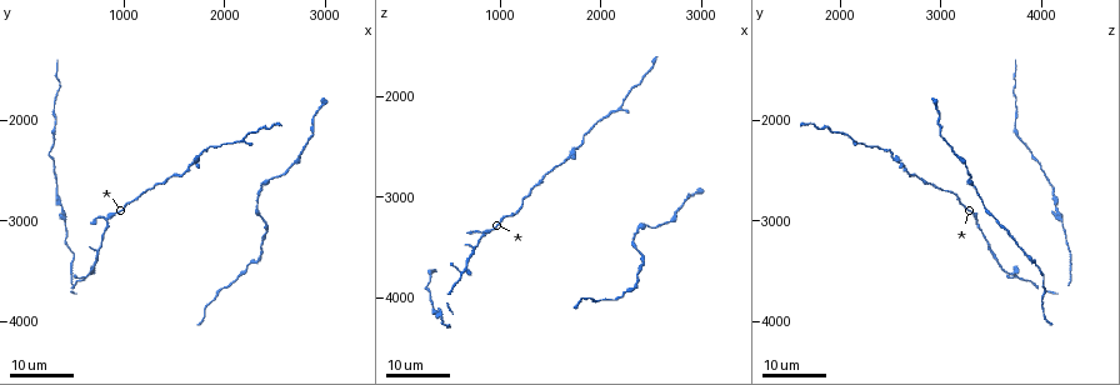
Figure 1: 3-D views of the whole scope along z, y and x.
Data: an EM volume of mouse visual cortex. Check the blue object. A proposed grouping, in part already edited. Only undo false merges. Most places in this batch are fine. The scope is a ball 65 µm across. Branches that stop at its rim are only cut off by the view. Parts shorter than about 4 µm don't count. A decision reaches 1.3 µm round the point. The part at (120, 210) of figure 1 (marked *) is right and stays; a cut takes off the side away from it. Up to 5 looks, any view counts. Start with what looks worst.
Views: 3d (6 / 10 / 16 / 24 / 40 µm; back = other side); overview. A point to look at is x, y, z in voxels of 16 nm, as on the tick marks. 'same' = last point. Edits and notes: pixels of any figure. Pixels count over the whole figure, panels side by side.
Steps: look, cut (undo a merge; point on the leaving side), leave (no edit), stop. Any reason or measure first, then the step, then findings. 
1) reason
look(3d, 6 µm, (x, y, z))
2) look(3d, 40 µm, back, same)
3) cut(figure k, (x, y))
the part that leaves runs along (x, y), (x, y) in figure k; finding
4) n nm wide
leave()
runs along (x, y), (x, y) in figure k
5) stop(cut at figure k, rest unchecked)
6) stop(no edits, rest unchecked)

look(3d, 16 µm, (1740, 2460, 2600))

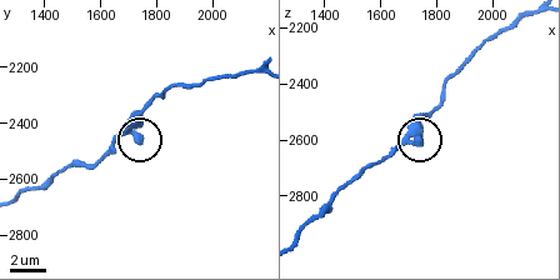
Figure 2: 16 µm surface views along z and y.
closer look
look(3d, 6 µm, (1730, 2450, 2610))

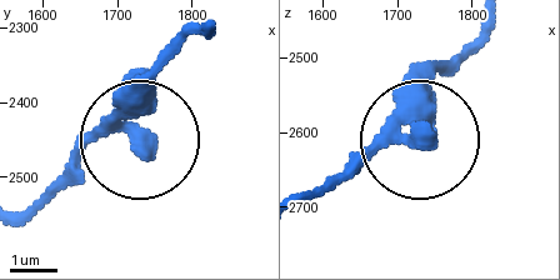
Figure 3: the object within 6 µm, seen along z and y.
side arm 24 µm
leave()
continuous, no second neuron

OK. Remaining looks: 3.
look(3d, 16 µm, (2380, 2620, 3320))

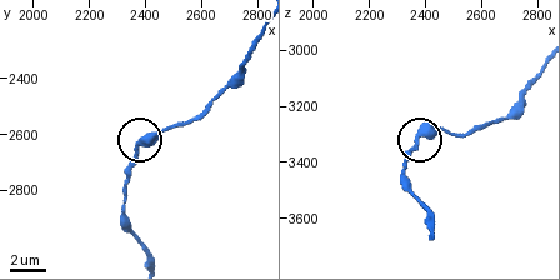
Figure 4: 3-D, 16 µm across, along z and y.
look(3d, 10 µm, (2390, 2630, 3300))

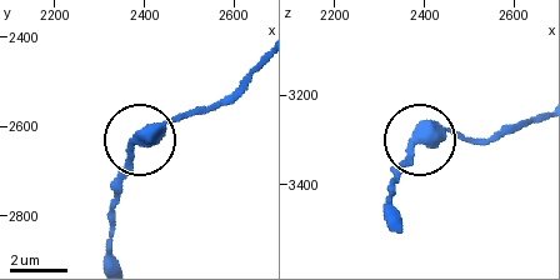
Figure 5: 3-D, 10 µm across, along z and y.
leave()
continuous, no second neuron

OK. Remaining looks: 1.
stop(no edits, rest unchecked)

